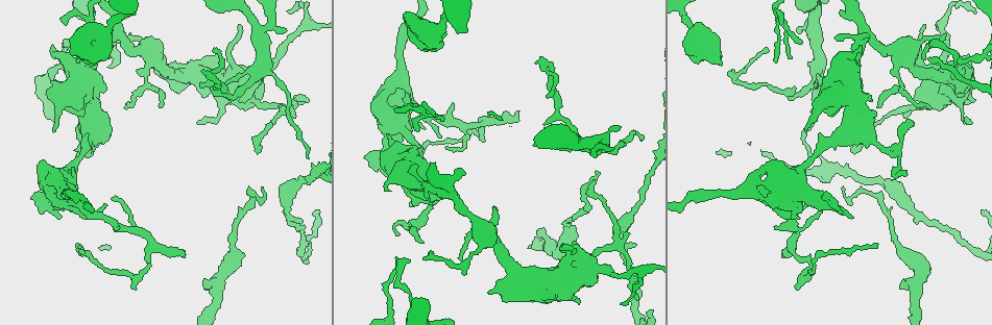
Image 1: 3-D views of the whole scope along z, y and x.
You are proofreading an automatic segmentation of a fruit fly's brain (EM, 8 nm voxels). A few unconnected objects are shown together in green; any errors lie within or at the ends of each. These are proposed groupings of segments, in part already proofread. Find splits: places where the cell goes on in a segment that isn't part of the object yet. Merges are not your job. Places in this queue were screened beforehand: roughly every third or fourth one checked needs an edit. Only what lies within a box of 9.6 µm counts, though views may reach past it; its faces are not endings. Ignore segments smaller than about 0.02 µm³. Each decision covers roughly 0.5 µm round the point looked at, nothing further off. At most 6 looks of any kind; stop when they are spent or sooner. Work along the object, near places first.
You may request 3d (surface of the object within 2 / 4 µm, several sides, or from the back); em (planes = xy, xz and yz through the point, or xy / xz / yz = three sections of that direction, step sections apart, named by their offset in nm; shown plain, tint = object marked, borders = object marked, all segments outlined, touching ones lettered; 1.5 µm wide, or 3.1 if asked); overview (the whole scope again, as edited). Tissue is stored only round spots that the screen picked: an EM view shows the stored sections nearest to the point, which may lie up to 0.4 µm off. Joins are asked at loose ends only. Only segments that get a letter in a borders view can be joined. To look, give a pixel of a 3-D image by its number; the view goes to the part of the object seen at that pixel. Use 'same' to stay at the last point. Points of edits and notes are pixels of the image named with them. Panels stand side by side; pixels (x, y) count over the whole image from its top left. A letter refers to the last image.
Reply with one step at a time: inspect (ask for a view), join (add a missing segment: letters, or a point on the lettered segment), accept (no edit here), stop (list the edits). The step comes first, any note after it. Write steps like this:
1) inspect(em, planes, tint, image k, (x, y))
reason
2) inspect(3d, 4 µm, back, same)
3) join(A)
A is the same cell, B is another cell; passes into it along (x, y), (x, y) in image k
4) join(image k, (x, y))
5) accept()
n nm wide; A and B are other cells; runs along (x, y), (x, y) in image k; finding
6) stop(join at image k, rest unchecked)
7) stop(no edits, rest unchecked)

inspect(3d, 4 µm, back, image 1, (637, 299))
tapers out

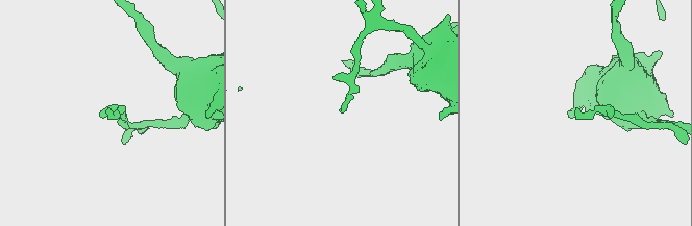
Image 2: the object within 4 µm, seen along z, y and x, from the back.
inspect(em, yz, step 4, borders, image 2, (343, 109))
now the EM

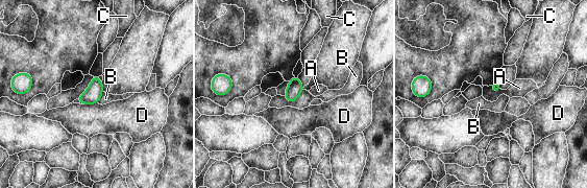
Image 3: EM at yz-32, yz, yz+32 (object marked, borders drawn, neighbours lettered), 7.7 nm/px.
inspect(em, planes, borders, same)

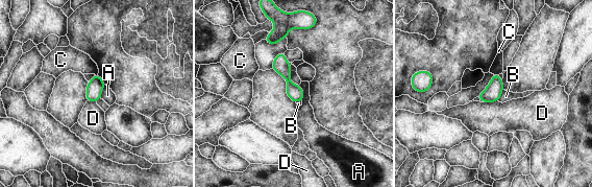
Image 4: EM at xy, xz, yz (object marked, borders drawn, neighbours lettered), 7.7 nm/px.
accept()
110 nm wide; A, B, C and D are other cells; runs along (279, 55), (280, 65), (297, 99) in image 4; no lettered segment goes on from it

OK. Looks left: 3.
inspect(em, planes, borders, image 1, (75, 246))
tapers out

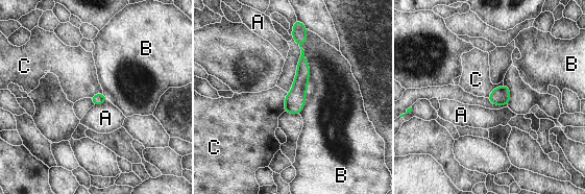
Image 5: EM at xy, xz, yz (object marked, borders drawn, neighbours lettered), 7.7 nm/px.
accept()
80 nm wide; A, B and C are other cells; runs along (295, 35), (302, 50), (302, 77), (291, 111) in image 5; no lettered segment goes on from it

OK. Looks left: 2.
inspect(em, planes, borders, image 1, (537, 229))
branch stops here

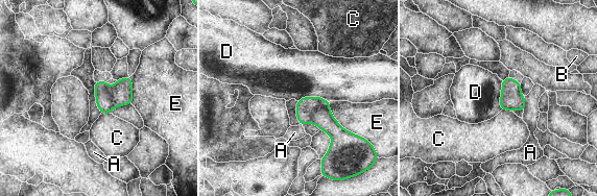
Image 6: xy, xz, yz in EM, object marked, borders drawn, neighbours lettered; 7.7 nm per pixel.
accept()
A, B, C, D and E are other cells; border along (329, 100), (302, 97), (297, 101) in image 6; none of them fits

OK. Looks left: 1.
stop(no edits, rest unchecked)

